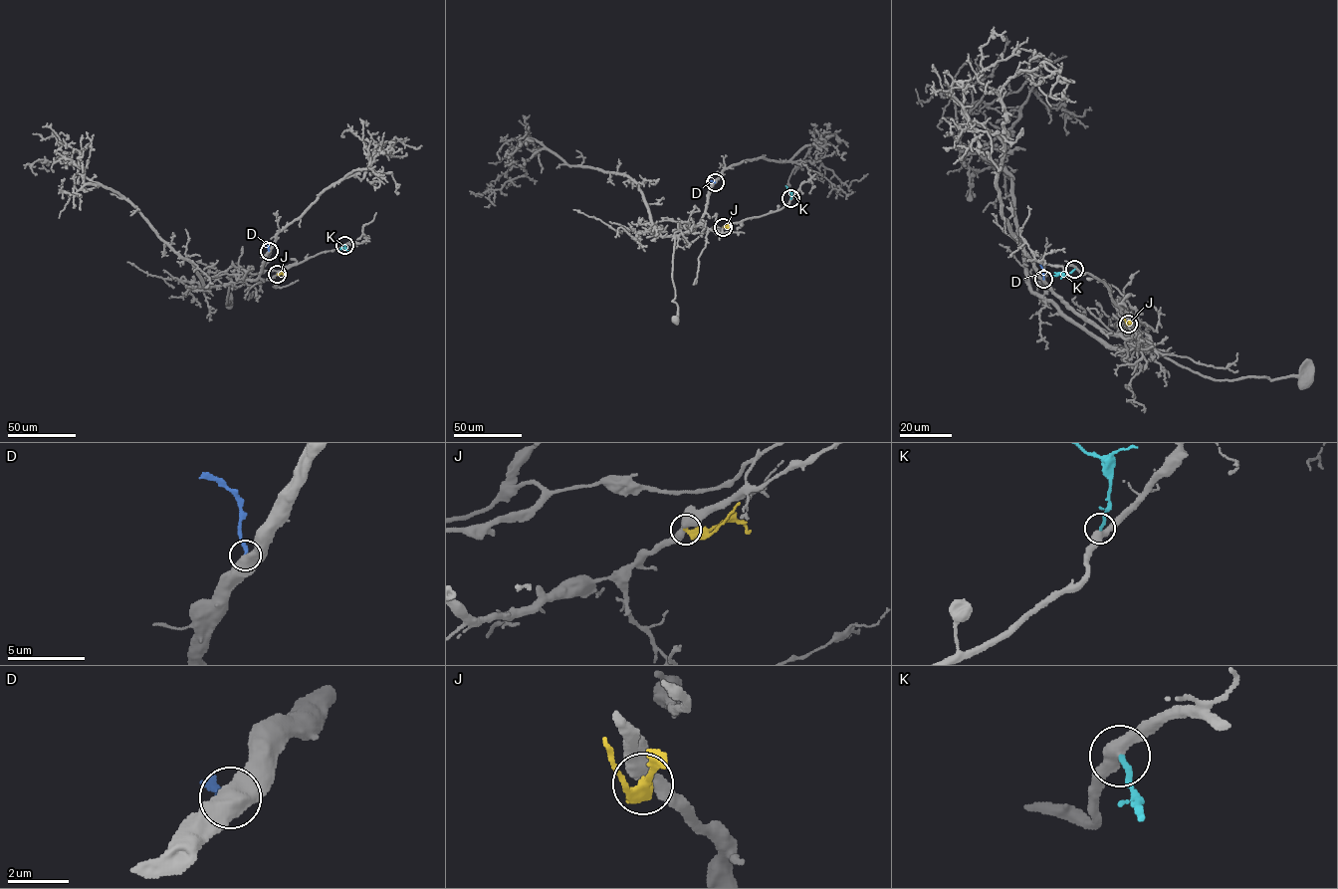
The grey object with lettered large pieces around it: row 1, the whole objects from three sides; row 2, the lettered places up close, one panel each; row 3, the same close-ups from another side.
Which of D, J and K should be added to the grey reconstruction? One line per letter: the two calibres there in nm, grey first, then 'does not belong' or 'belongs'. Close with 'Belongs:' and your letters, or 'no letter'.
D: 550/200 nm | does not belong
J: 500/480 nm | does not belong
K: 440/170 nm | belongs
Belongs: K

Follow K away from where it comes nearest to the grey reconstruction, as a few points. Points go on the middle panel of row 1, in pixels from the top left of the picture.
K: (790, 198), (791, 193), (785, 186)

